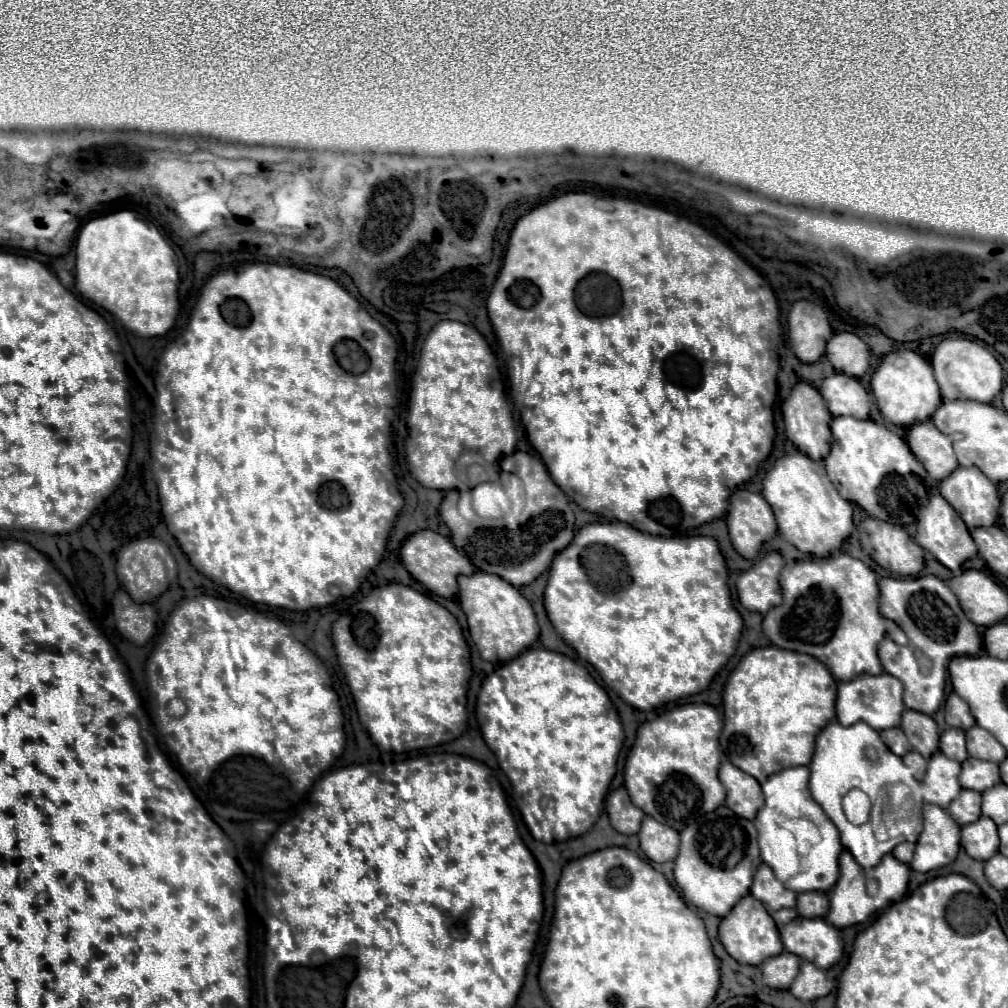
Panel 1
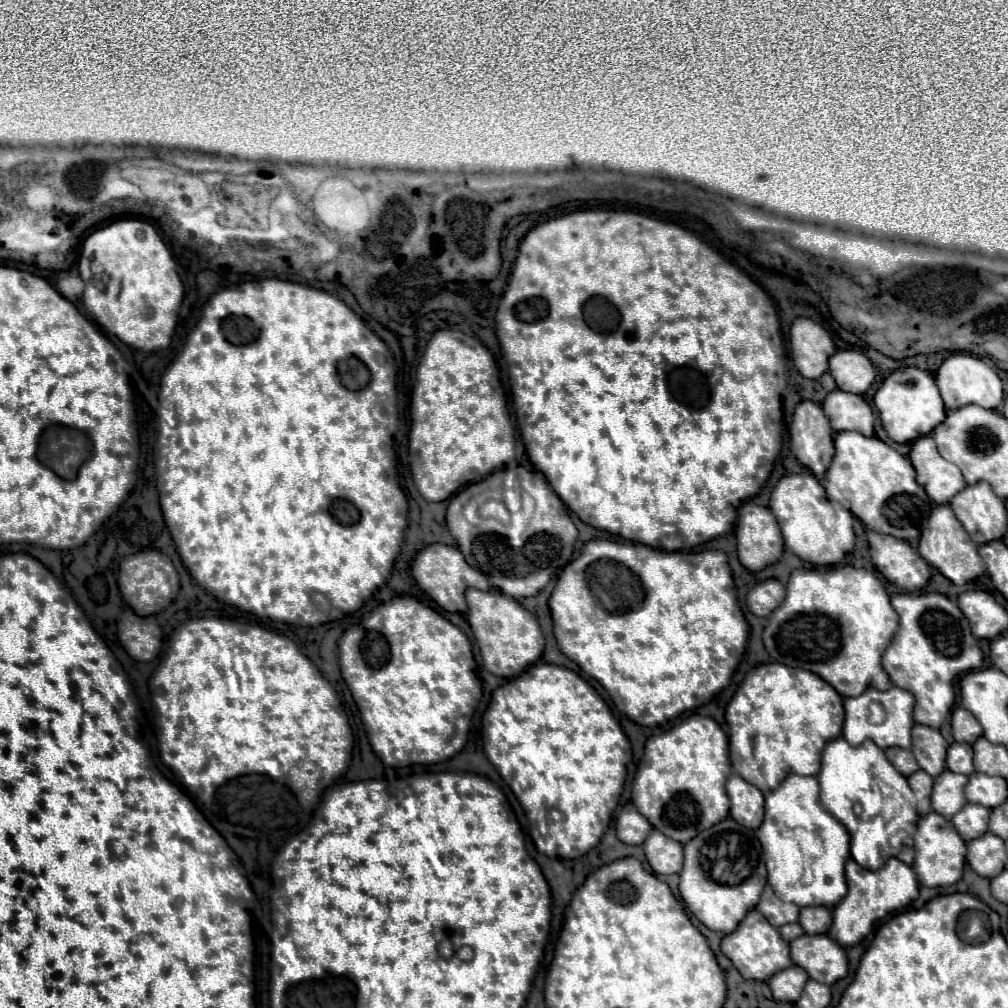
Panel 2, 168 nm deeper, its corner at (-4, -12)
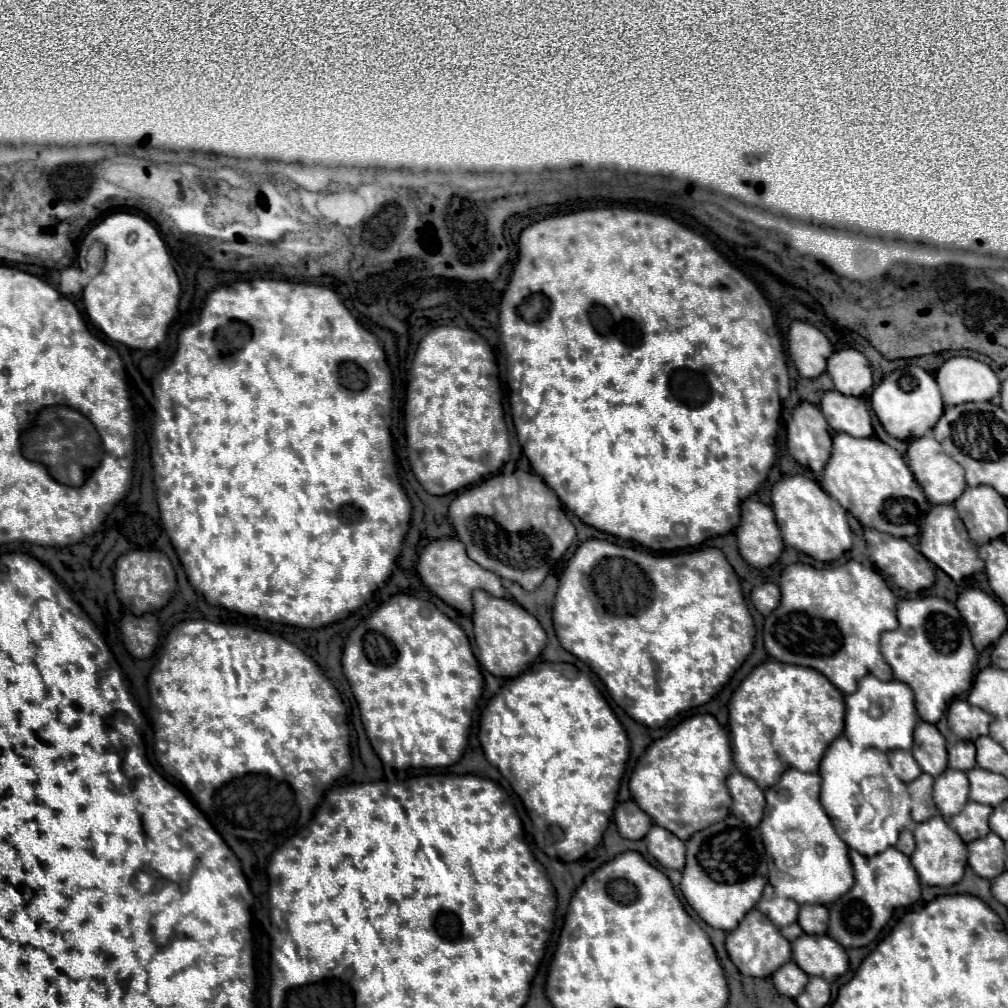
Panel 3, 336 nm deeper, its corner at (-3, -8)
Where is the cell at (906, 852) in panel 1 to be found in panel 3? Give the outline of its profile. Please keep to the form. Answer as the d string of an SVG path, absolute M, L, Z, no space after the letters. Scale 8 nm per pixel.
M904 830L904 832L900 834L900 838L898 838L898 844L896 844L896 848L898 848L902 854L910 856L910 854L914 852L914 838L912 838L912 832Z

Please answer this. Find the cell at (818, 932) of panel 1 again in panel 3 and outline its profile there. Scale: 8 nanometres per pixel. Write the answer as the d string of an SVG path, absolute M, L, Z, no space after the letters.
M802 934L792 942L792 960L808 974L832 982L848 970L846 950L828 934Z

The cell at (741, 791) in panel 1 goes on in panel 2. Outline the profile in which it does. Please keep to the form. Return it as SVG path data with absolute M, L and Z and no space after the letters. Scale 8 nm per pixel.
M733 774L727 780L727 796L731 800L731 818L745 828L757 830L765 814L761 790L743 780L741 776Z

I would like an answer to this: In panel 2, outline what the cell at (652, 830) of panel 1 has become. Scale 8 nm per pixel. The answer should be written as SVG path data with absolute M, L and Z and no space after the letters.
M651 830L643 844L649 866L655 874L677 874L683 868L683 844L667 838L659 830Z

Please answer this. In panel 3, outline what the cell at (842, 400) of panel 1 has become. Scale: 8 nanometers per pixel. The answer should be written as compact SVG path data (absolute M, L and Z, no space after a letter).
M830 390L822 396L820 410L830 428L836 432L846 432L858 438L868 438L874 434L870 412L862 398L842 396L838 390Z

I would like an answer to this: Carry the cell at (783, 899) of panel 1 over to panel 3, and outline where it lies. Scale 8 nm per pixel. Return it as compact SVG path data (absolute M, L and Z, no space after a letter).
M770 884L766 886L766 890L764 890L764 894L762 894L762 900L758 902L756 908L758 908L762 914L766 914L766 916L772 920L772 924L778 926L778 928L796 922L798 910L800 910L800 906L798 906L794 900L776 896Z

